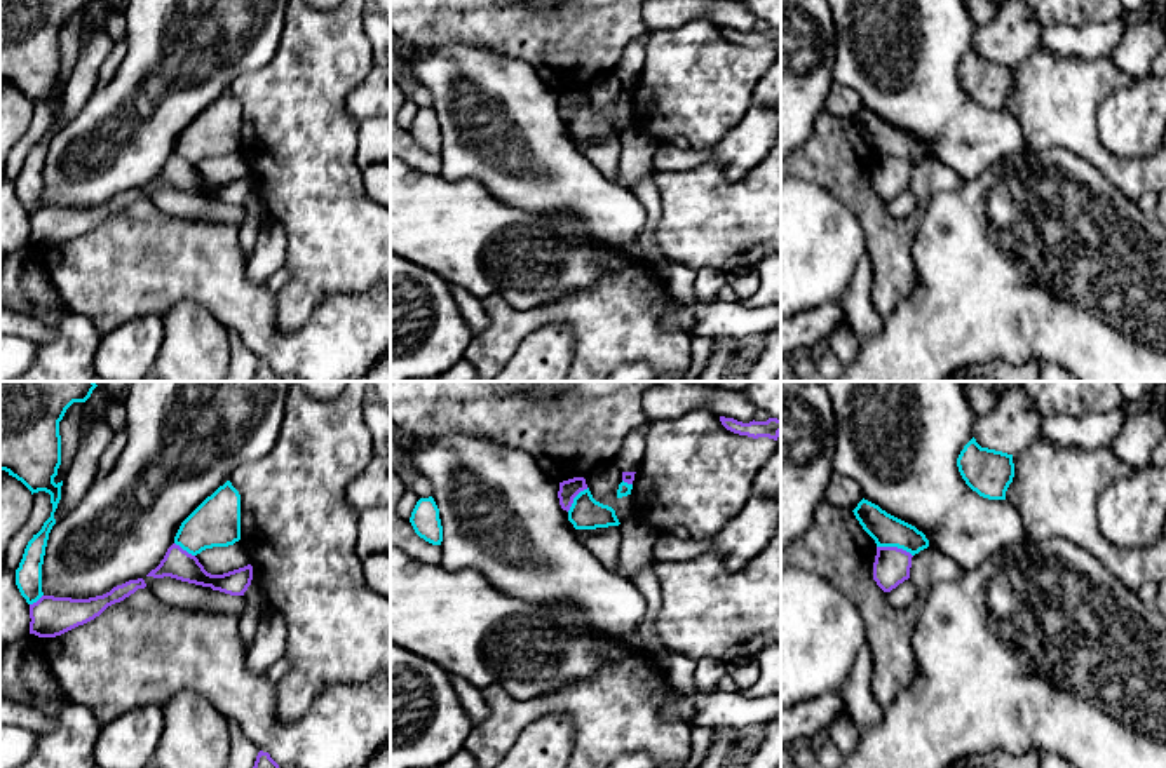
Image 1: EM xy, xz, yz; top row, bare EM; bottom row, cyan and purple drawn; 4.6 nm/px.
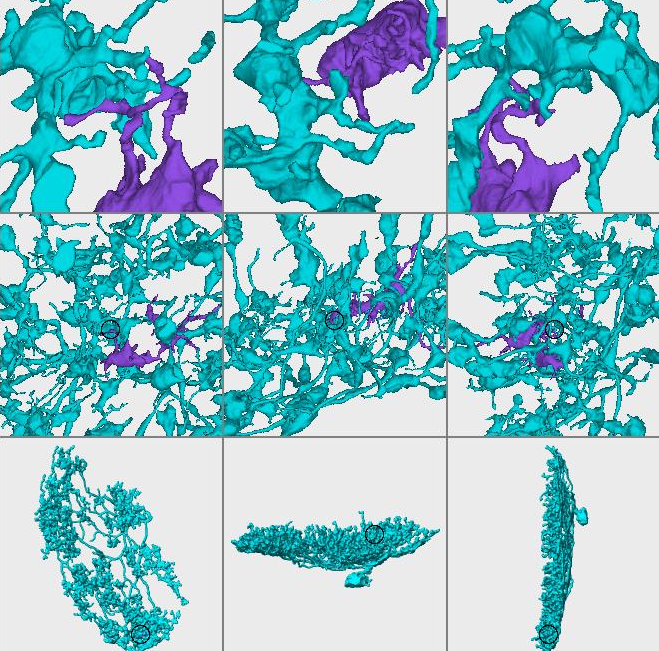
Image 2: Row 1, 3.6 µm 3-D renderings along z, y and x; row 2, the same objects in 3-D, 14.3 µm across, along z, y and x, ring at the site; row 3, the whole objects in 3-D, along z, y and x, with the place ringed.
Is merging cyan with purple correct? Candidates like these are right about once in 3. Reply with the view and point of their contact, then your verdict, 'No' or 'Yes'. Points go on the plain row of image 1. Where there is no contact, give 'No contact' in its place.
Touches cyan at yz (894, 155). Yes

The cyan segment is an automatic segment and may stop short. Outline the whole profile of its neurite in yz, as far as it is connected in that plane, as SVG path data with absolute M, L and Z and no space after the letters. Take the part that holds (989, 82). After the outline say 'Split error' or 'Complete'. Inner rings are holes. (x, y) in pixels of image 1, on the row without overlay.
M973 47L957 68L966 94L988 110L1006 110L1014 87L1013 64L981 57Z. Complete

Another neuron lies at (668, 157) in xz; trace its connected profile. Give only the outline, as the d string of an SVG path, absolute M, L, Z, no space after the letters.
M659 143L654 155L655 171L688 171L711 160L713 146L701 150L678 150L675 145Z

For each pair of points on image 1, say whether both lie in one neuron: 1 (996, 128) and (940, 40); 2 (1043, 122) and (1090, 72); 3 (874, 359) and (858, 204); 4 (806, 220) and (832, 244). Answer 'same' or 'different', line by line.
1: same
2: same
3: different
4: same

